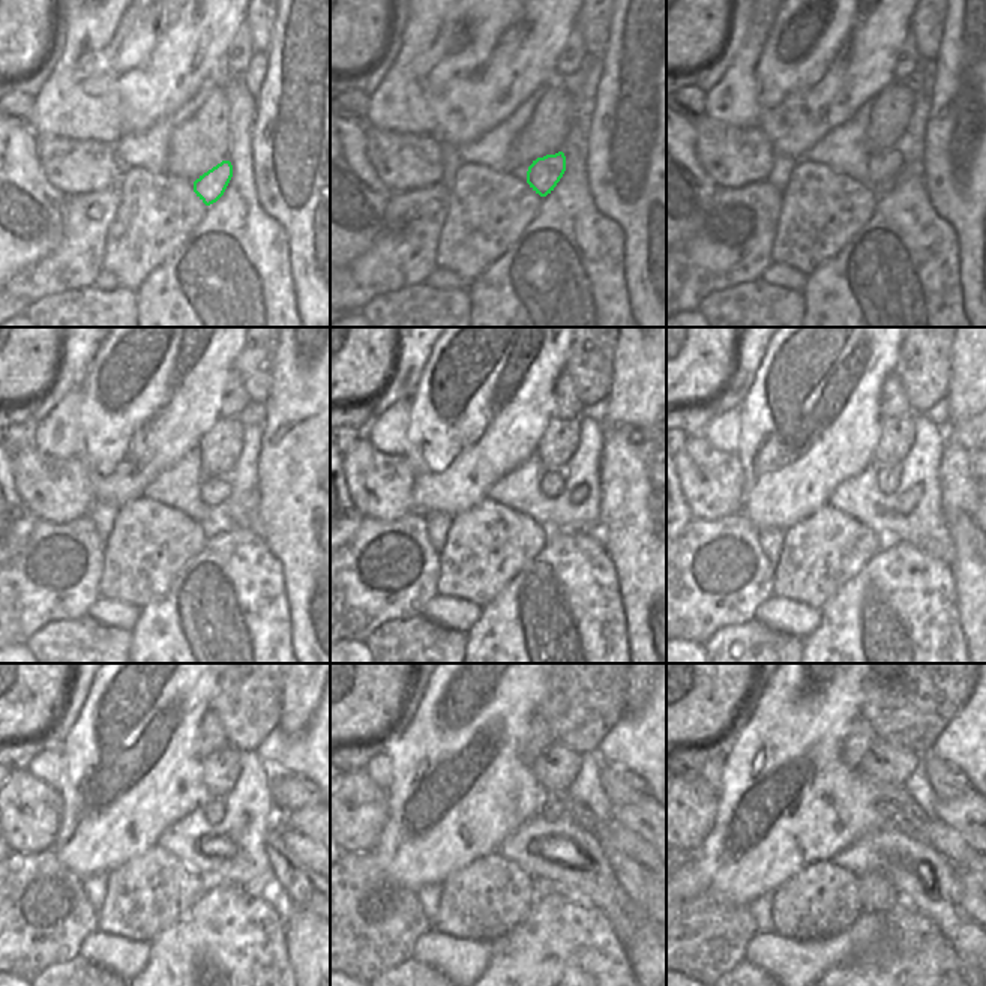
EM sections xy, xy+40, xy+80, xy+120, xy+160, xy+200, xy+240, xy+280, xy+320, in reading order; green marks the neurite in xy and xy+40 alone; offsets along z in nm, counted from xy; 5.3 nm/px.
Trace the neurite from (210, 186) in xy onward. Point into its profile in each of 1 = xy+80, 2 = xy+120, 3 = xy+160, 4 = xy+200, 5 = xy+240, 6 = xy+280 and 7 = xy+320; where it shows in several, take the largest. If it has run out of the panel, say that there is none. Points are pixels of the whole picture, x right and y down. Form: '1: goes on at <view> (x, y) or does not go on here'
1: goes on at xy+80 (884, 165)
2: goes on at xy+120 (213, 491)
3: goes on at xy+160 (551, 485)
4: goes on at xy+200 (887, 476)
5: goes on at xy+240 (215, 806)
6: goes on at xy+280 (553, 808)
7: goes on at xy+320 (887, 808)

